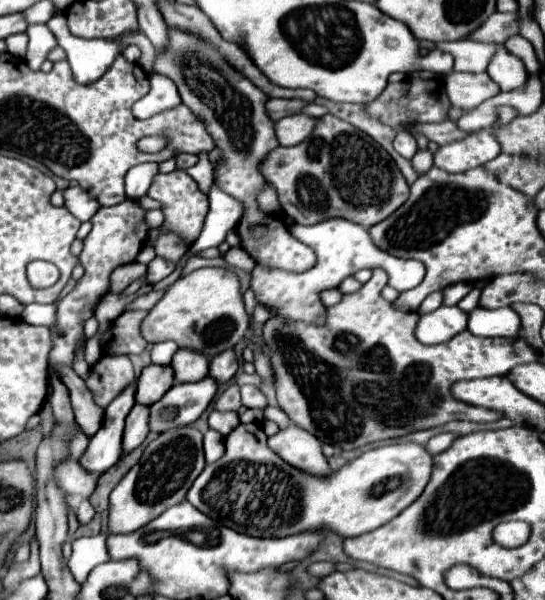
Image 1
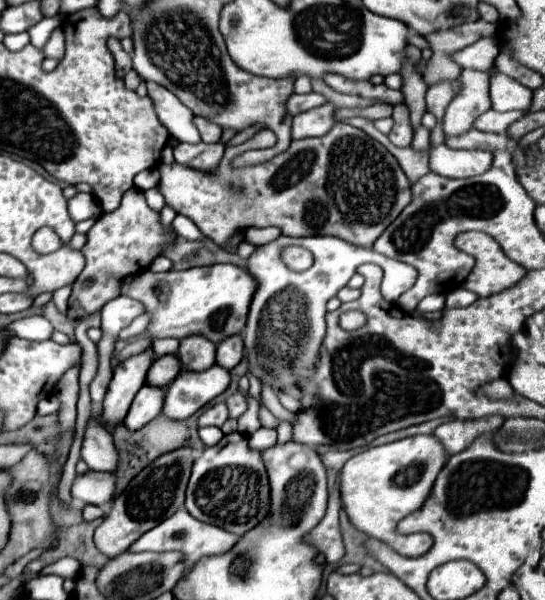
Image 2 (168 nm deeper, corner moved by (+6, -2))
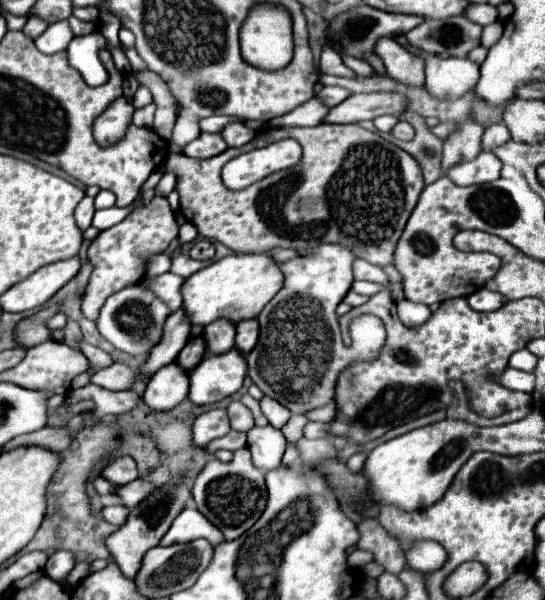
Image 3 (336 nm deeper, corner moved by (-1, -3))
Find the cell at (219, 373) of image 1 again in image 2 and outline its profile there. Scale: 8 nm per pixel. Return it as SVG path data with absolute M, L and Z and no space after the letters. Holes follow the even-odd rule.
M240 335L224 339L216 349L216 363L220 367L224 367L226 371L232 371L242 359L242 347L244 347L244 343L242 343Z

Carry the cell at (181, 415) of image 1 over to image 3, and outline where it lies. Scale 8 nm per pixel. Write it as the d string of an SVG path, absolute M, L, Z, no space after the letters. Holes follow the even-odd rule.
M239 348L225 354L211 354L191 370L189 398L193 404L213 404L235 394L245 380L247 360Z

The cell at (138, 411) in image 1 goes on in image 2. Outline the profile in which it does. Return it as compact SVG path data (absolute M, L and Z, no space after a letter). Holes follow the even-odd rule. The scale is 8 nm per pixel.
M144 385L132 401L132 407L124 419L124 427L128 431L140 431L146 423L158 417L162 409L162 399L164 399L164 389Z

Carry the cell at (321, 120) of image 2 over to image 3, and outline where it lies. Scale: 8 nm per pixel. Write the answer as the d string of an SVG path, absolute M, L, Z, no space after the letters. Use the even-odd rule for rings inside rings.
M373 92L373 94L353 94L339 106L331 108L325 122L331 124L349 124L361 120L375 120L383 114L399 116L403 114L405 98L397 96L397 92Z

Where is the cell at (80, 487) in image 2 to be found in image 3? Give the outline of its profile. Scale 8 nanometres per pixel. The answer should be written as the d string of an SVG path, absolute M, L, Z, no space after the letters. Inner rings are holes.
M135 480L135 482L129 482L127 486L117 488L117 496L121 498L123 506L135 508L137 504L141 504L141 500L145 500L145 496L151 496L157 488L161 488L161 486L149 484L145 480Z

